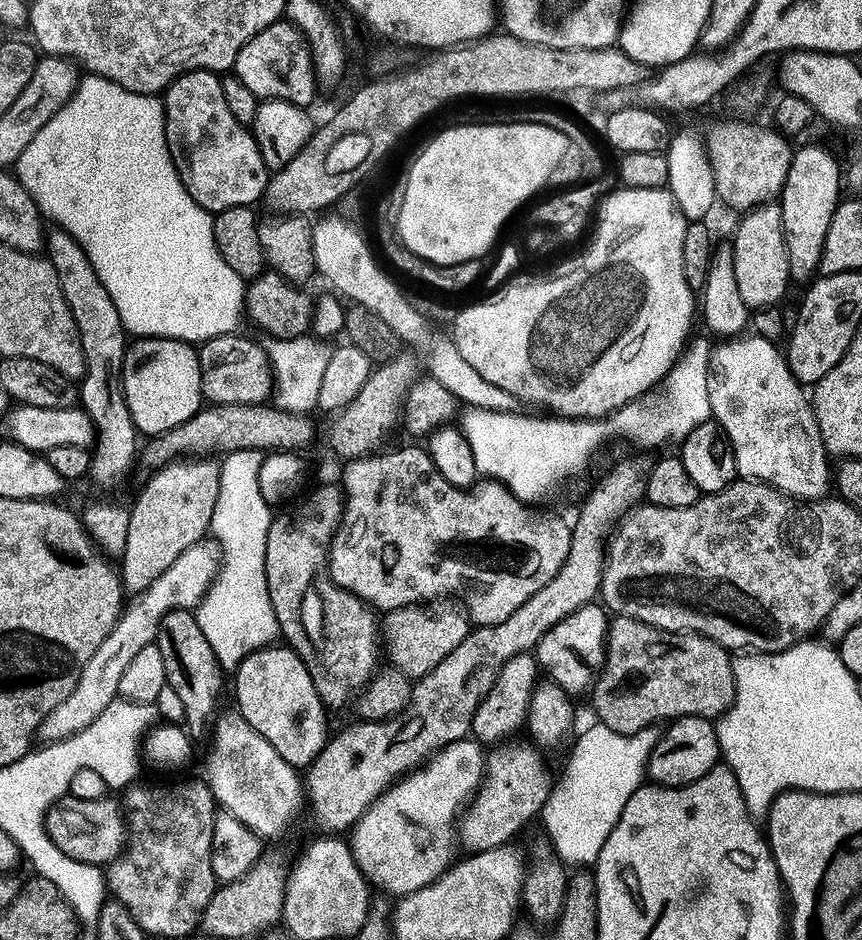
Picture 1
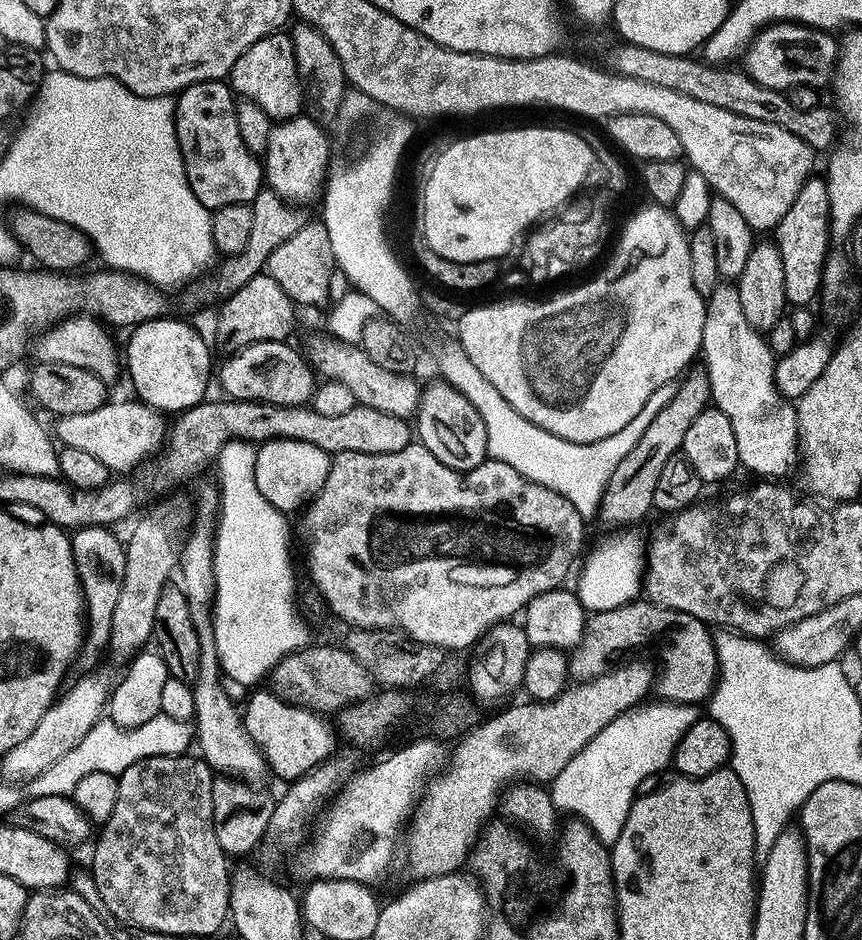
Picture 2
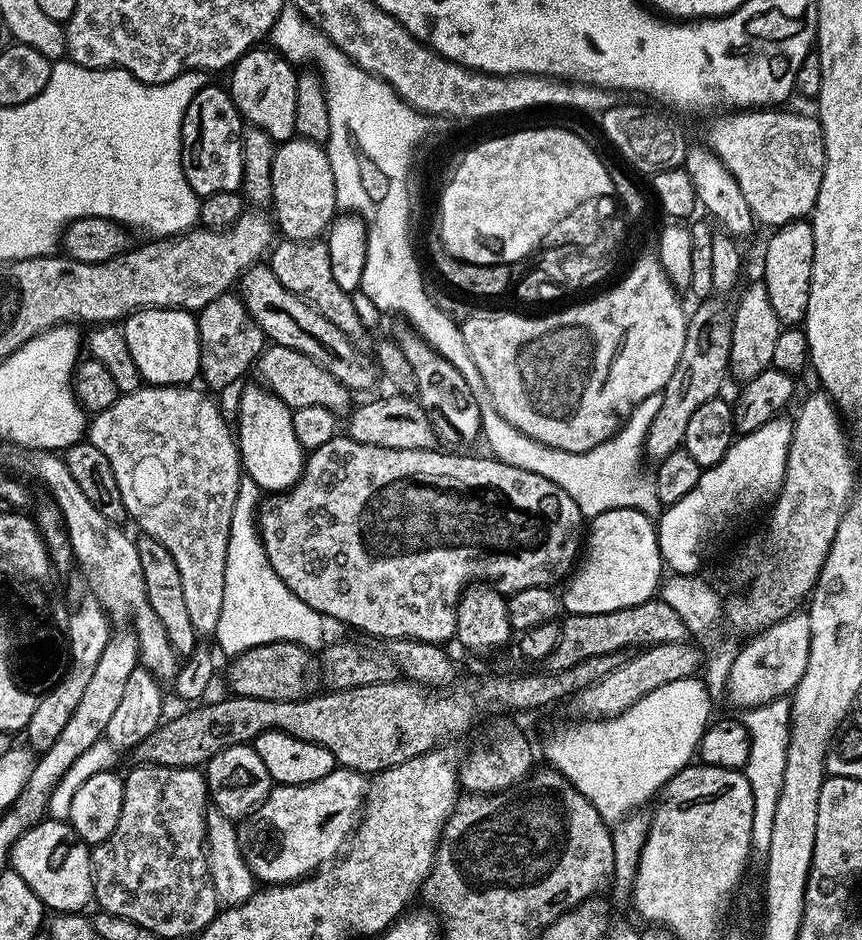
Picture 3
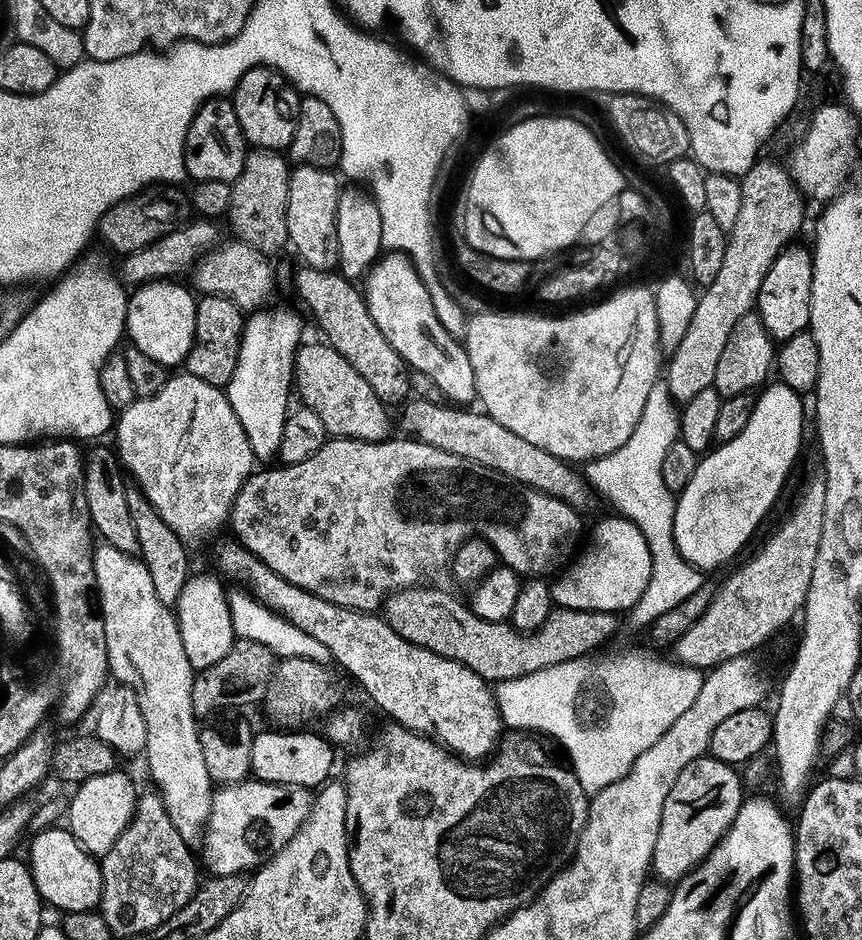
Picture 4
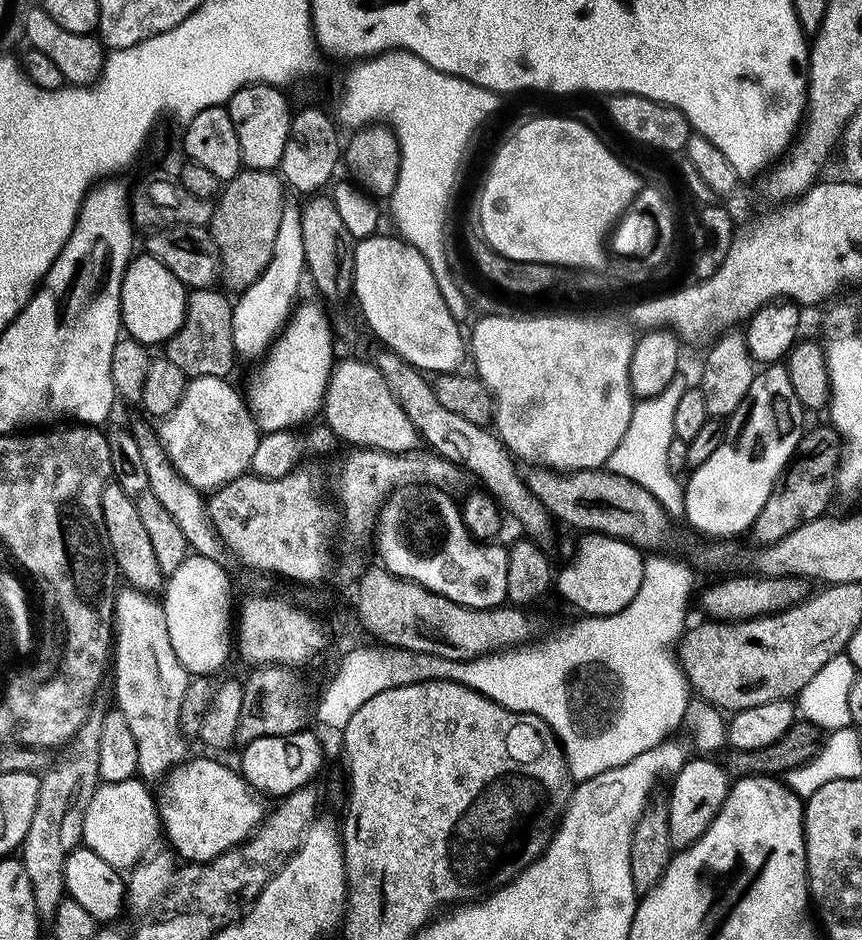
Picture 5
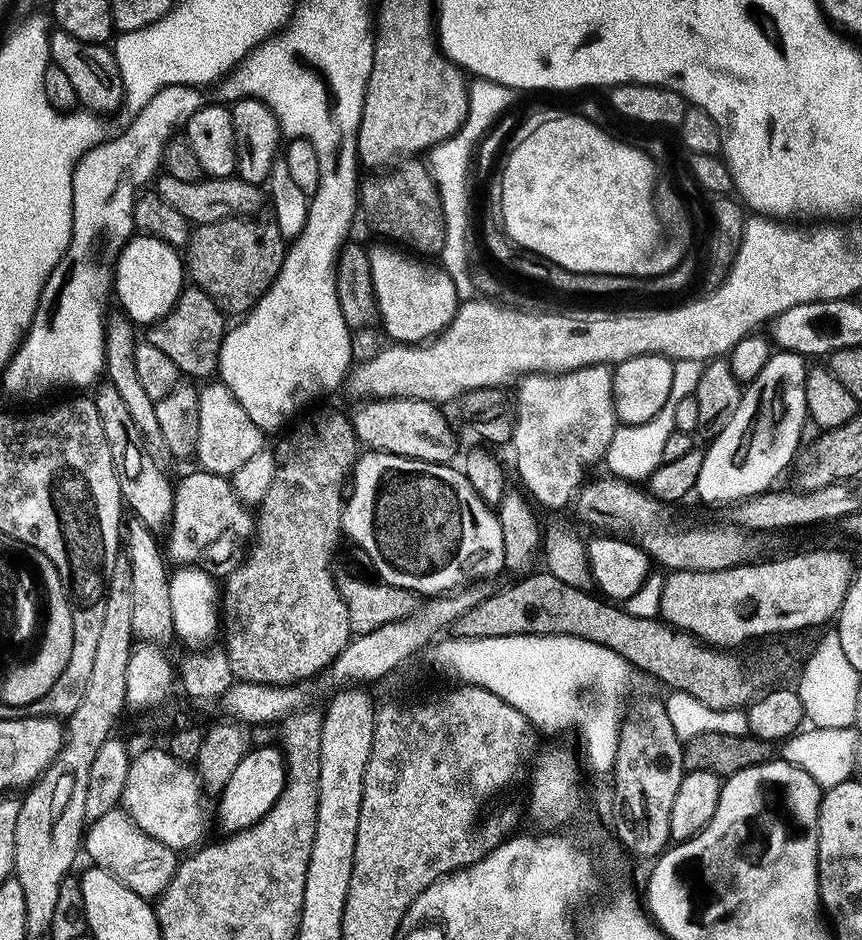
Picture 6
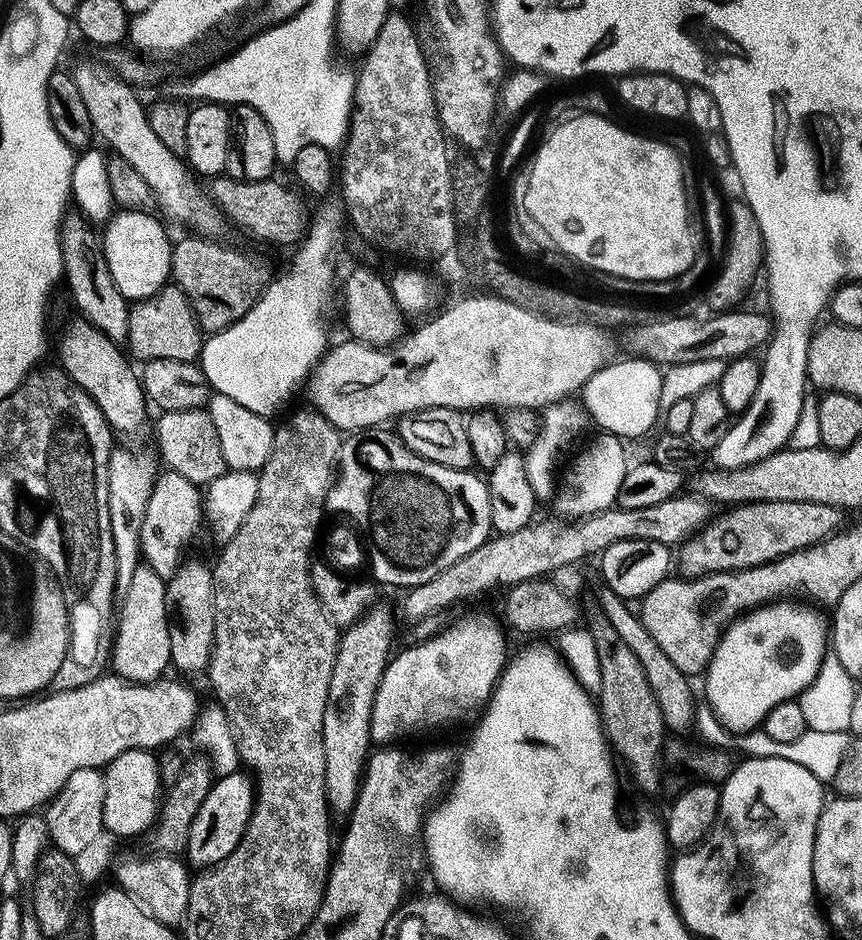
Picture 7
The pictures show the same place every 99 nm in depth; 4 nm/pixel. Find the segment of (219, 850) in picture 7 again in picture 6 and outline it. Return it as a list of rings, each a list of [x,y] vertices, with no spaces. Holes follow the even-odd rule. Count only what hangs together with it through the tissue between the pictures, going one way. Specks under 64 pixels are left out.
[[[253,747],[238,762],[234,774],[230,774],[230,782],[218,793],[220,805],[214,808],[214,816],[220,819],[220,824],[225,833],[240,832],[244,828],[254,826],[264,816],[265,812],[278,802],[284,789],[286,779],[286,765],[284,753],[279,747],[256,748]]]

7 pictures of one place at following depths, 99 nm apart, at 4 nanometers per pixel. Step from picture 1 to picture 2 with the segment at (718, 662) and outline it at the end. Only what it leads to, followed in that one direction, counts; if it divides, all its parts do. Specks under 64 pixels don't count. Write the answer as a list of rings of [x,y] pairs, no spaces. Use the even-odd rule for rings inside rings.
[[[637,598],[631,604],[623,604],[614,610],[593,612],[585,619],[584,635],[568,656],[568,675],[576,682],[593,680],[609,671],[615,652],[628,652],[643,644],[653,644],[660,651],[660,660],[664,663],[658,668],[654,680],[654,692],[660,695],[657,697],[661,701],[693,706],[707,701],[720,674],[716,644],[709,625],[685,612],[649,604],[644,598]]]

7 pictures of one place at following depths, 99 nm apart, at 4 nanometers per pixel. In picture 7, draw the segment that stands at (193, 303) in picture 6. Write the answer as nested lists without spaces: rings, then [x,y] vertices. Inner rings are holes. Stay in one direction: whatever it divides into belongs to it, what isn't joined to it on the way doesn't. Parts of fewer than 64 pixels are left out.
[[[169,282],[163,290],[145,300],[137,300],[129,307],[130,326],[126,348],[140,362],[154,358],[174,358],[177,362],[196,362],[206,339],[196,312],[186,294],[176,283]]]

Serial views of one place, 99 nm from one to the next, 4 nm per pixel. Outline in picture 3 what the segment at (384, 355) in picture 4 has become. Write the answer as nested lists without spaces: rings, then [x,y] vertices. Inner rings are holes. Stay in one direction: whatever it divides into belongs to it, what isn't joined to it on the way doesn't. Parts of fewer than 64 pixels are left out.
[[[288,239],[285,244],[277,243],[271,249],[270,267],[274,278],[278,278],[278,282],[282,282],[286,290],[290,290],[290,294],[302,298],[314,310],[318,310],[318,314],[322,314],[326,322],[334,322],[334,326],[338,326],[338,330],[342,330],[342,334],[349,340],[359,342],[366,335],[366,329],[352,301],[353,293],[342,290],[342,287],[334,282],[327,243],[297,242],[295,239]]]

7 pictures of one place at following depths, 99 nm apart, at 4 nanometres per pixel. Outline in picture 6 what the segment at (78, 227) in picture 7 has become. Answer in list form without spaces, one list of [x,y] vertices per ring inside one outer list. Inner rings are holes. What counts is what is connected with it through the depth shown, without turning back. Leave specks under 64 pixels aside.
[[[123,314],[117,316],[109,315],[104,322],[104,367],[106,369],[106,380],[118,390],[122,402],[126,402],[127,409],[130,410],[130,416],[134,418],[134,424],[142,434],[144,444],[148,452],[158,462],[171,461],[173,459],[172,451],[166,446],[166,438],[162,438],[162,429],[158,423],[158,414],[156,413],[156,401],[146,394],[146,389],[142,387],[142,382],[138,379],[138,372],[134,370],[134,350],[138,343],[136,337],[137,329],[131,320]]]

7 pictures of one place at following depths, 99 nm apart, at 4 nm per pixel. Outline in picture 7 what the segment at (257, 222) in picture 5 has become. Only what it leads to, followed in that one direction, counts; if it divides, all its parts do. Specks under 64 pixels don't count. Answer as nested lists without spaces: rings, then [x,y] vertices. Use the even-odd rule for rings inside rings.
[[[189,236],[180,242],[179,240],[172,247],[171,254],[171,279],[176,283],[196,312],[201,329],[208,334],[221,332],[229,328],[236,321],[240,321],[257,302],[257,298],[267,287],[270,280],[268,268],[264,261],[236,250],[232,246],[226,246],[221,241],[211,237]]]

